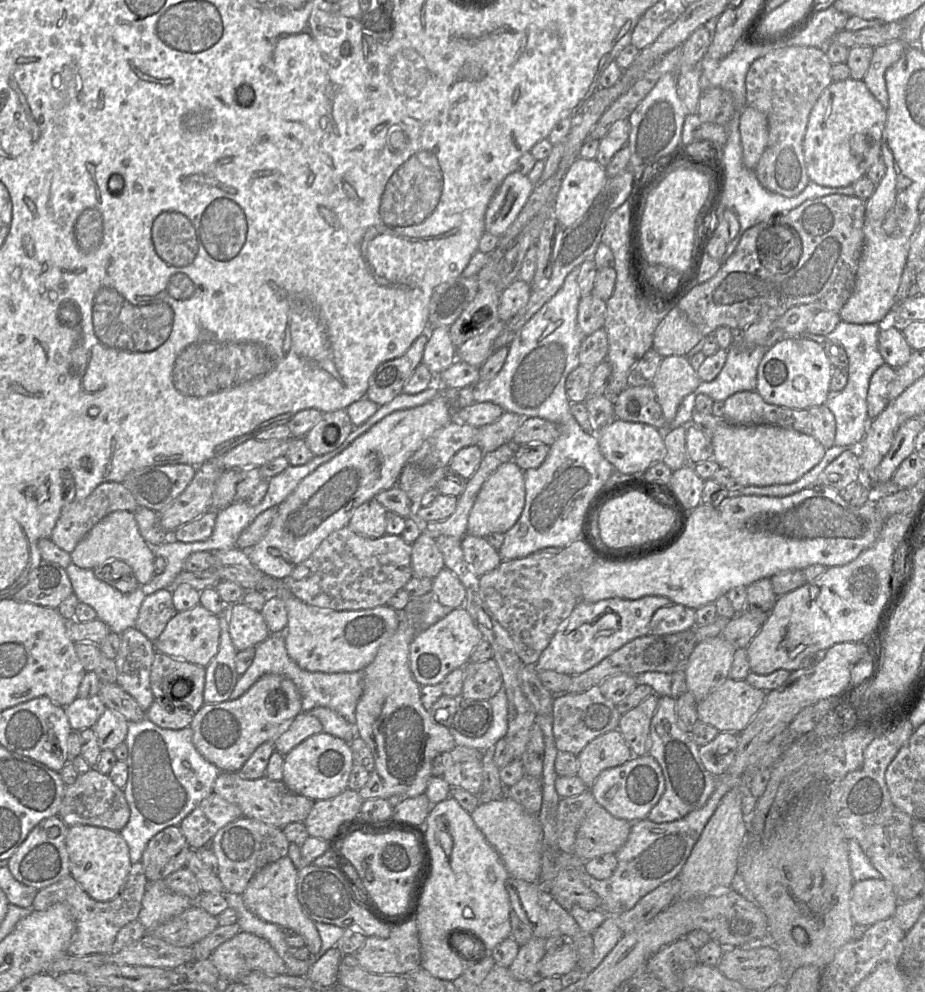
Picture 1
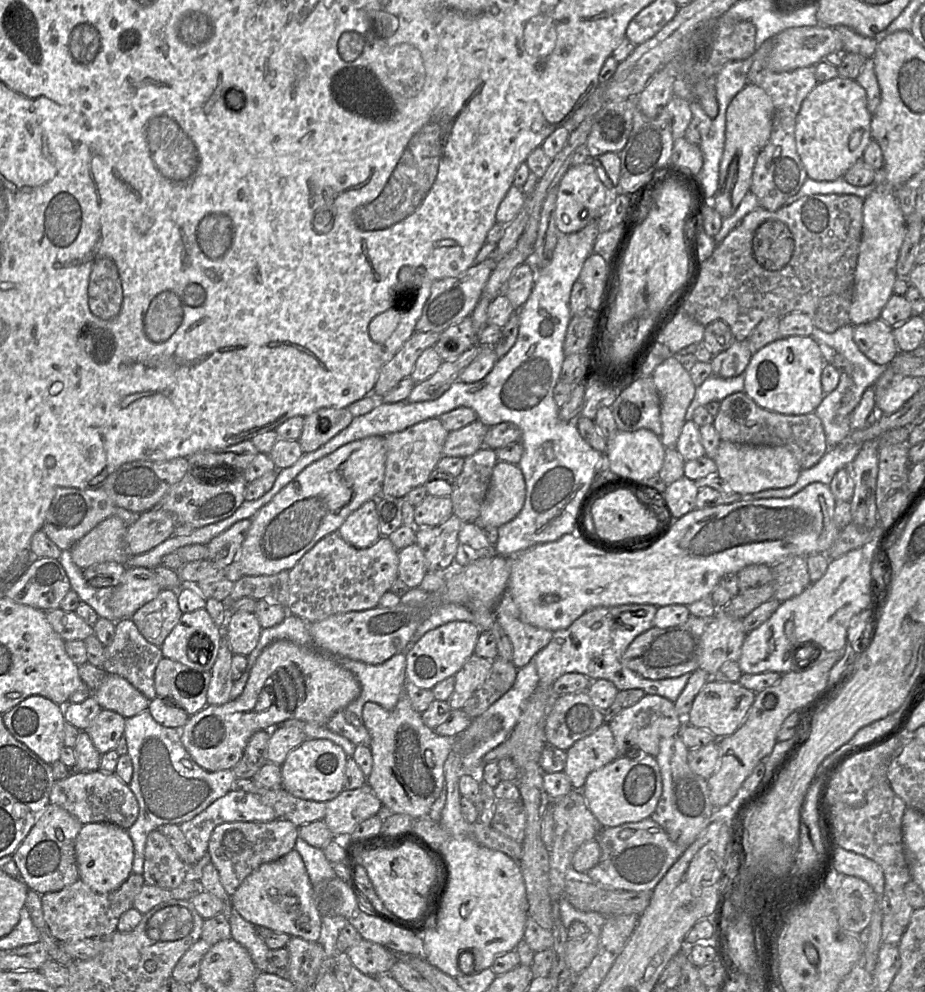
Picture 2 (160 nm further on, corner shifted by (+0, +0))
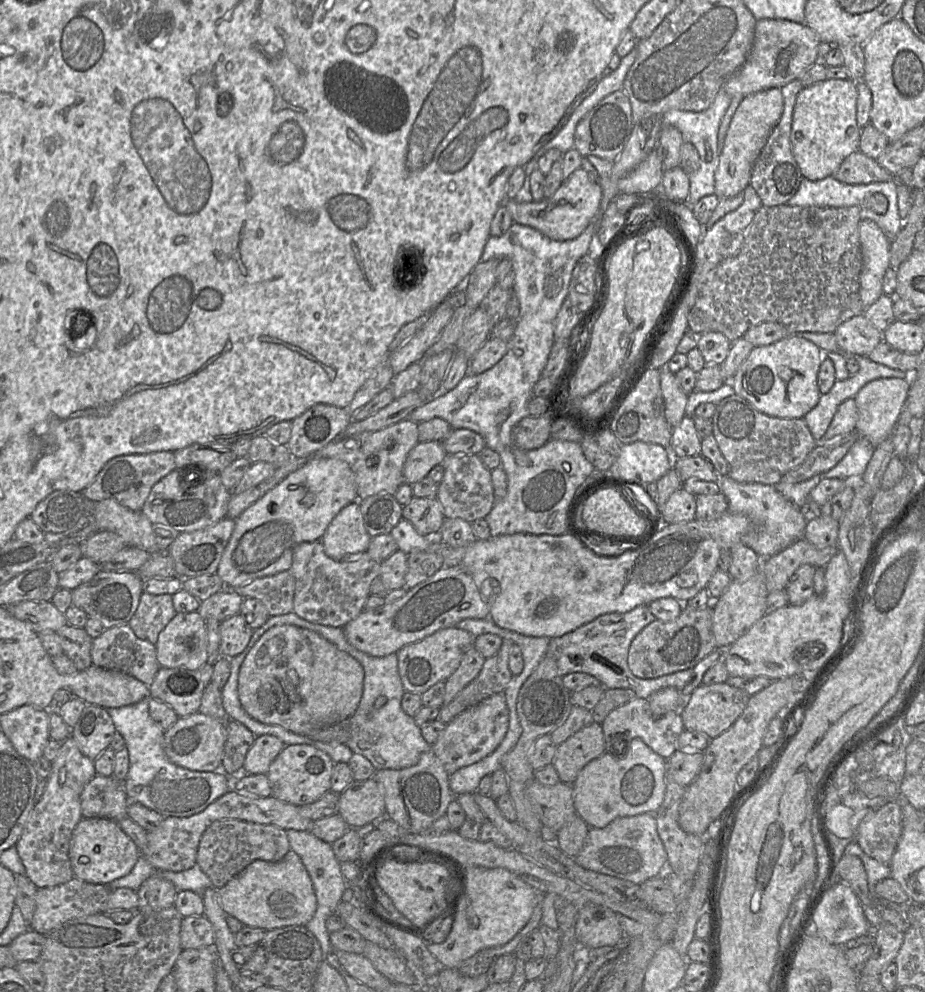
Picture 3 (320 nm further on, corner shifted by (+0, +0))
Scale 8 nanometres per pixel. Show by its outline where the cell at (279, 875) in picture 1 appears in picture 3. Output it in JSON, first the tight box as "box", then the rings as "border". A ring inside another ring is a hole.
{"box":[217,851,317,930],"border":[[[293,851],[277,862],[255,860],[223,887],[217,889],[221,908],[245,926],[273,930],[305,926],[314,916],[317,900],[311,878]]]}

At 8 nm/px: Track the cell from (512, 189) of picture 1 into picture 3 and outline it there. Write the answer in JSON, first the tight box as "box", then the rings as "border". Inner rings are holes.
{"box":[503,167,602,241],"border":[[[580,167],[562,182],[550,198],[526,203],[506,199],[503,204],[511,214],[514,223],[532,227],[552,240],[566,241],[578,237],[594,219],[599,217],[601,199],[602,187],[588,171]]]}

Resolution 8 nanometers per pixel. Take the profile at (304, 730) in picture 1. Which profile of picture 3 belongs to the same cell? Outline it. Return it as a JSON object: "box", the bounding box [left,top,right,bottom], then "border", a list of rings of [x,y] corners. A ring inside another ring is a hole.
{"box":[241,734,285,774],"border":[[[263,734],[256,737],[248,750],[241,773],[267,774],[271,763],[285,747],[278,737]]]}

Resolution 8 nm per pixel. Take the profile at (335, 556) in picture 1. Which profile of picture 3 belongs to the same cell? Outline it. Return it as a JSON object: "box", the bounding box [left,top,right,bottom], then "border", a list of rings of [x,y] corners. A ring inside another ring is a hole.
{"box":[290,540,381,627],"border":[[[320,540],[304,542],[294,548],[293,561],[290,568],[295,579],[294,613],[310,622],[333,627],[344,627],[364,610],[366,600],[371,595],[370,585],[380,575],[381,562],[372,559],[366,551],[362,554],[348,557],[342,560],[330,558],[326,555]]]}

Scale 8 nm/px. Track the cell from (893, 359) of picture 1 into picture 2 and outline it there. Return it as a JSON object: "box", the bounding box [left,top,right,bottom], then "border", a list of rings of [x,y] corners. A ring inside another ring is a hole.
{"box":[853,318,899,366],"border":[[[880,318],[854,326],[853,338],[859,350],[878,365],[888,366],[899,353],[893,327]]]}

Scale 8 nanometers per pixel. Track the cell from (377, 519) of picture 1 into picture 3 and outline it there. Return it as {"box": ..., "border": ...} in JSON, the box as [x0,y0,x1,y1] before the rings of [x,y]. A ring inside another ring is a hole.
{"box":[321,501,371,560],"border":[[[354,501],[334,517],[321,542],[327,556],[342,560],[367,551],[371,538],[364,524],[360,501]]]}

